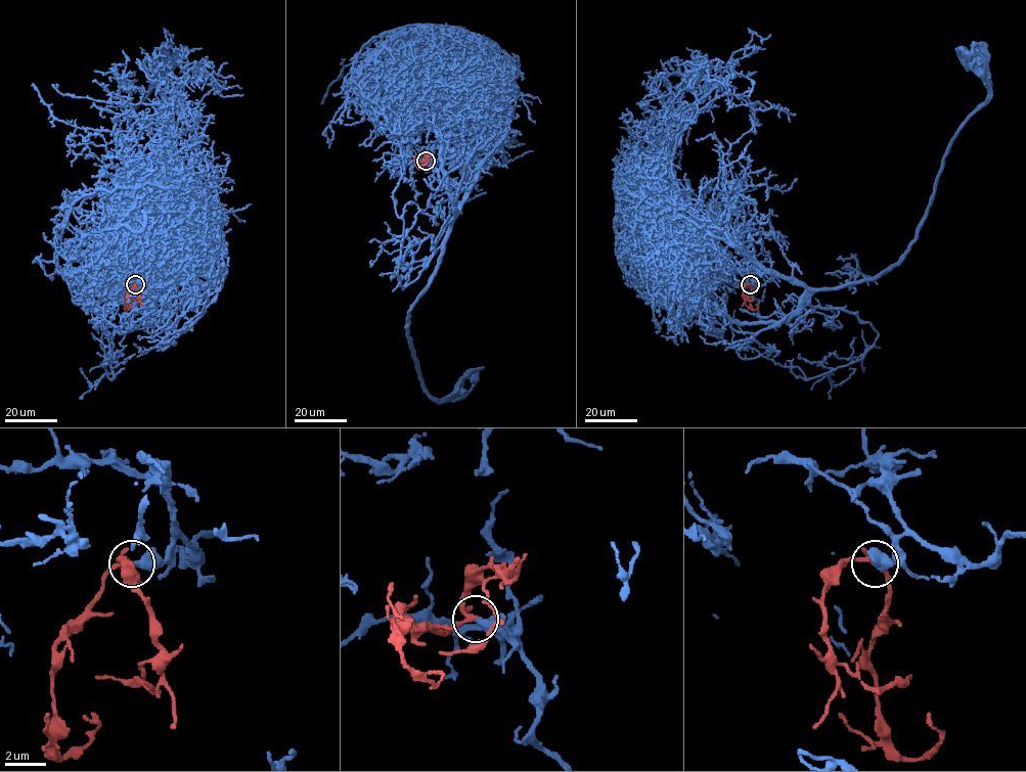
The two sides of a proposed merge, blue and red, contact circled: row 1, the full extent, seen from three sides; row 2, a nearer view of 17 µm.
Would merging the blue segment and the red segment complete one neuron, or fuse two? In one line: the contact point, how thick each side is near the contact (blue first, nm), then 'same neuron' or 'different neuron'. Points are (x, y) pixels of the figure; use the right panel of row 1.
(750, 284) | 420/200 nm | same neuron

